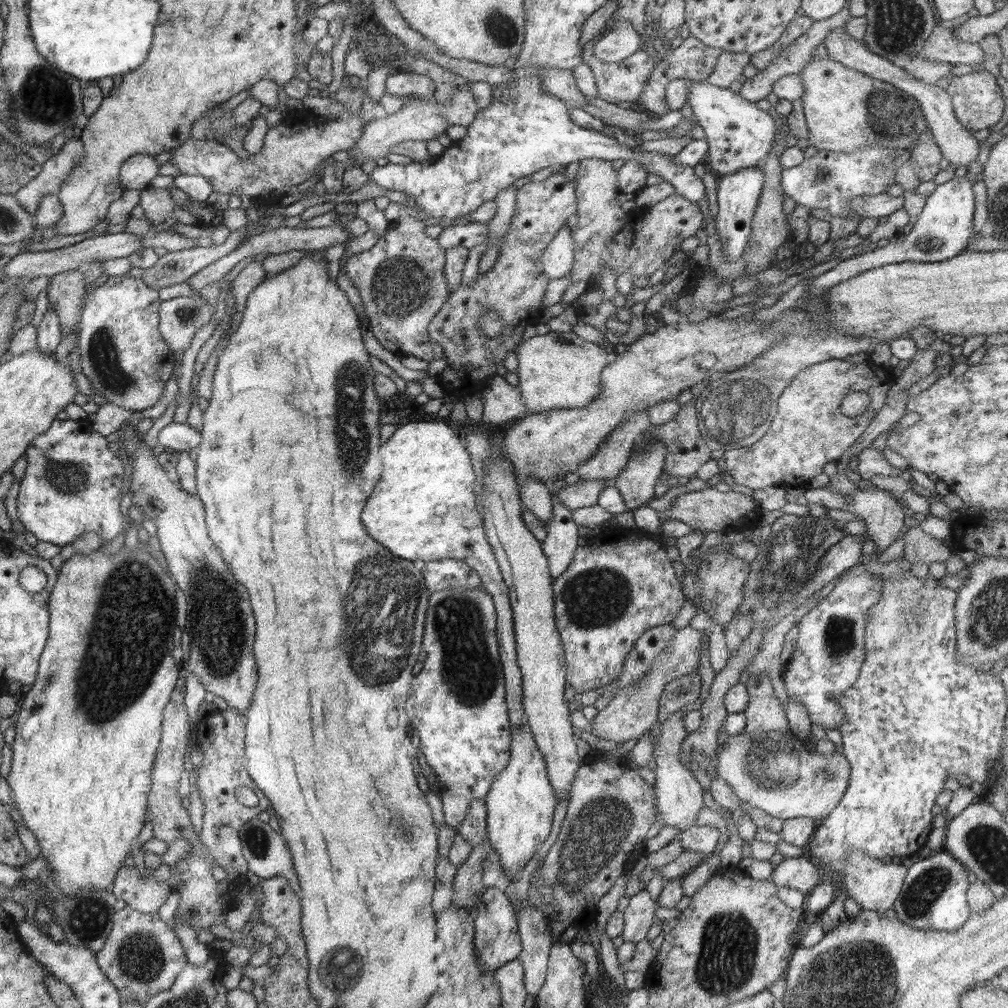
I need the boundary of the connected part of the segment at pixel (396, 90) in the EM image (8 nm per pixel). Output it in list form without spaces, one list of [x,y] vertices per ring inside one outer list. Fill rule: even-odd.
[[[395,71],[388,76],[385,83],[385,93],[392,96],[414,96],[424,100],[435,97],[435,85],[430,77],[417,74]]]

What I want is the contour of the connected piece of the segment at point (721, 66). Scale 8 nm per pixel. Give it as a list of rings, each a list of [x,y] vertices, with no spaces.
[[[724,51],[718,59],[714,72],[706,80],[710,85],[729,88],[730,84],[740,79],[744,66],[751,62],[751,54],[746,52],[726,52]]]

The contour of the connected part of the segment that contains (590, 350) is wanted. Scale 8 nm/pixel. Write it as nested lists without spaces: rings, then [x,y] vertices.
[[[549,331],[528,338],[516,347],[517,387],[522,393],[524,404],[533,413],[588,406],[601,389],[602,371],[617,357],[616,353],[608,353],[600,345],[588,342],[574,332]]]

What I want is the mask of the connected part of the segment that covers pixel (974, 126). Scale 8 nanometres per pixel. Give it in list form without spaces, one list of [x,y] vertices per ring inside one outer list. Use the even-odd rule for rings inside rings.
[[[986,70],[972,71],[965,76],[950,77],[950,85],[946,92],[951,97],[952,109],[960,124],[969,131],[984,130],[1000,122],[1004,114],[1004,98],[996,78]]]

